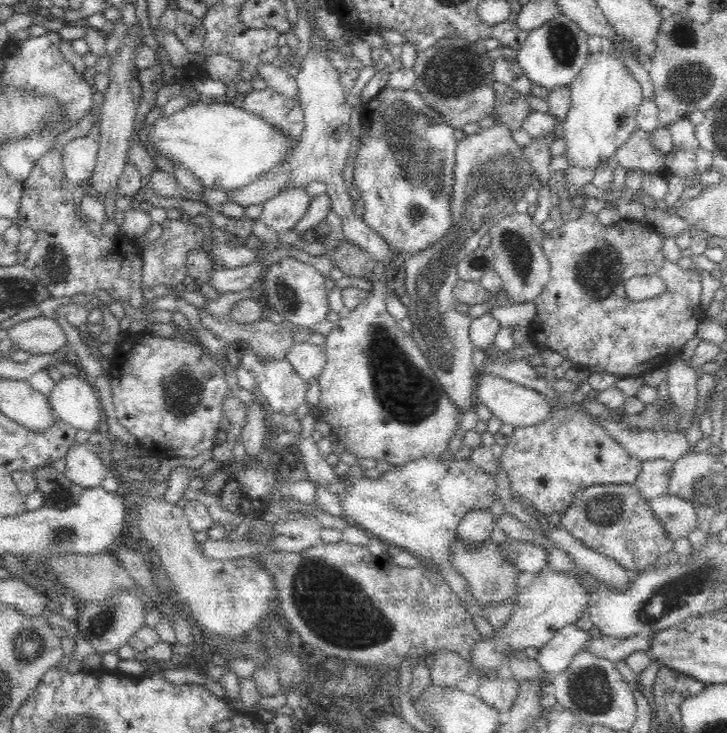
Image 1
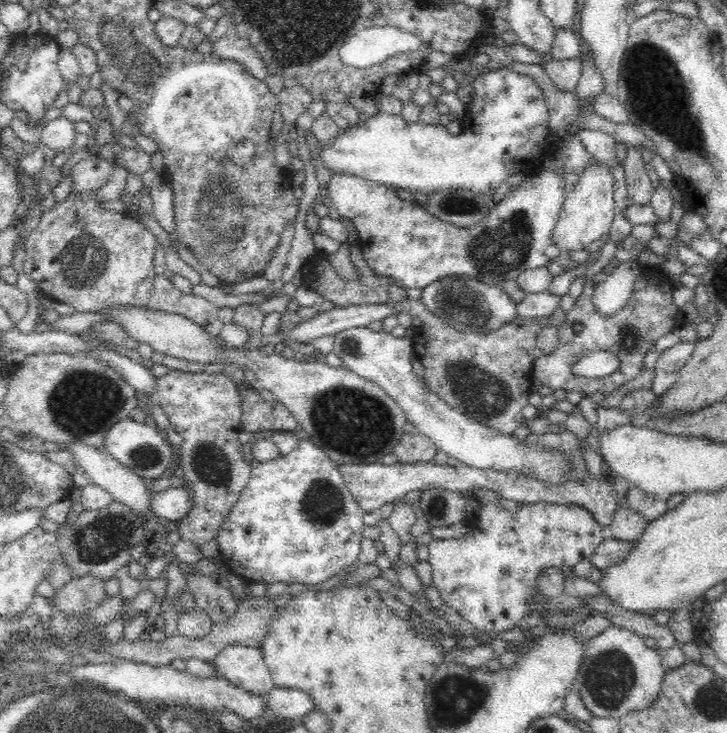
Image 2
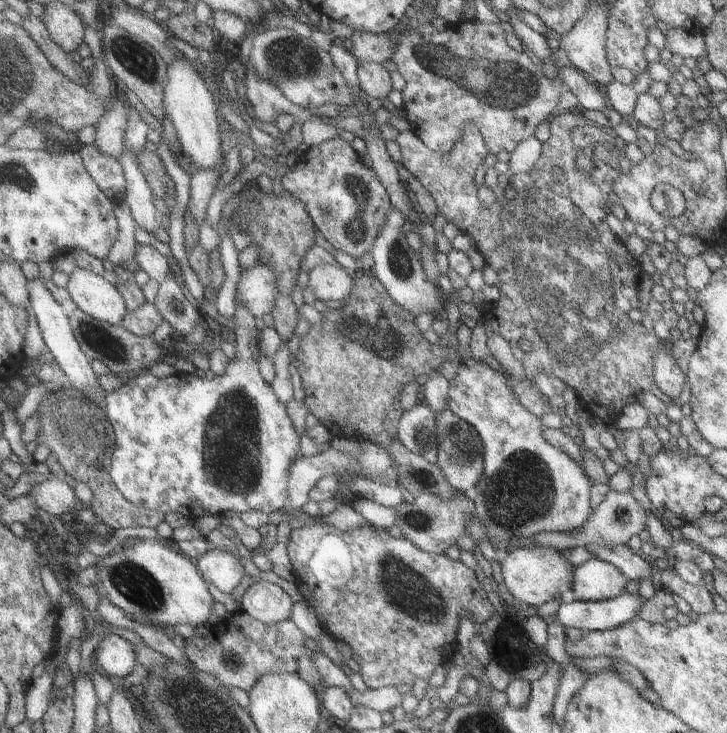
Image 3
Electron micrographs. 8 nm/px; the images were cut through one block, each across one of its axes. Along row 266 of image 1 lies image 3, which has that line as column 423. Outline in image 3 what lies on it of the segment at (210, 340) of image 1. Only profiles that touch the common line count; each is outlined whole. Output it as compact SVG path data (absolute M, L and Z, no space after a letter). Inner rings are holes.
M471 18L463 19L456 25L447 25L443 32L426 23L397 36L389 60L405 81L400 91L404 118L409 123L410 131L429 150L438 153L448 151L460 135L462 126L471 121L481 135L482 151L494 155L500 151L510 153L552 112L564 91L560 80L556 77L548 80L524 51L515 51L505 43L505 35L499 23L482 23Z

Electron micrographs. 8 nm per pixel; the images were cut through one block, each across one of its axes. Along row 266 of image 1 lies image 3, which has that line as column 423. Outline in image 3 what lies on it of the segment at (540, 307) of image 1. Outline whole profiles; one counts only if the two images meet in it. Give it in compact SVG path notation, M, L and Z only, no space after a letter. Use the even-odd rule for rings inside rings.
M326 523L305 525L298 529L291 529L285 552L291 566L295 570L295 582L303 602L309 608L313 609L318 623L328 635L337 641L345 642L357 654L354 660L359 665L359 676L361 676L368 689L395 687L402 696L405 694L412 695L411 685L413 684L413 680L415 678L421 678L421 680L425 680L428 683L431 674L433 674L433 670L441 664L445 651L455 646L455 636L457 636L459 620L461 618L467 618L478 627L494 613L493 606L489 603L487 595L485 595L486 592L483 591L479 581L477 581L477 577L475 577L476 573L471 571L471 569L463 565L459 560L447 558L443 553L422 551L403 538L391 538L387 534L387 531L381 527L373 527L369 524L369 526L359 526L355 530L340 531Z

